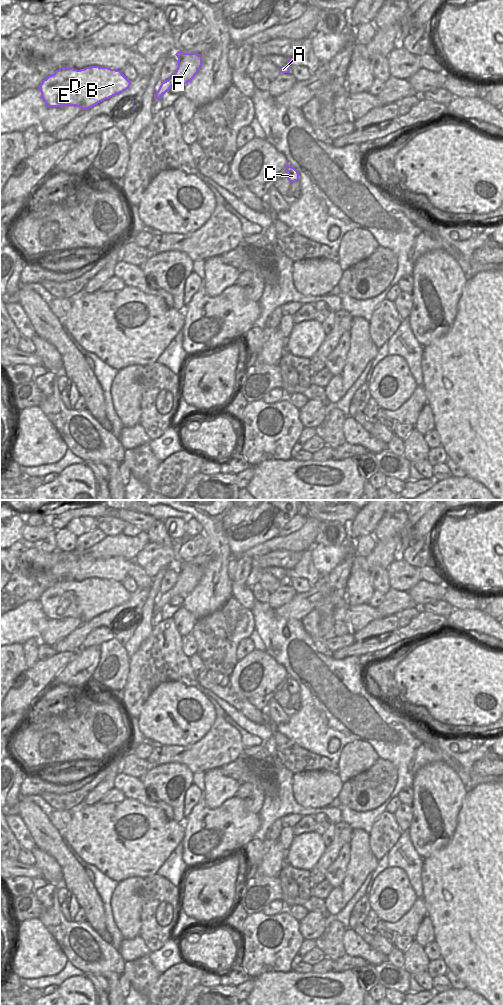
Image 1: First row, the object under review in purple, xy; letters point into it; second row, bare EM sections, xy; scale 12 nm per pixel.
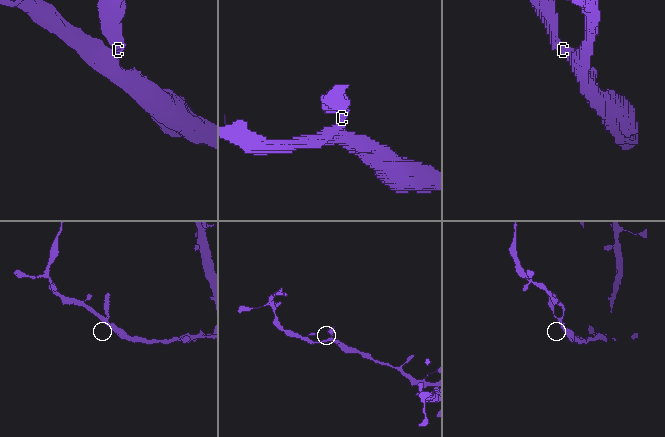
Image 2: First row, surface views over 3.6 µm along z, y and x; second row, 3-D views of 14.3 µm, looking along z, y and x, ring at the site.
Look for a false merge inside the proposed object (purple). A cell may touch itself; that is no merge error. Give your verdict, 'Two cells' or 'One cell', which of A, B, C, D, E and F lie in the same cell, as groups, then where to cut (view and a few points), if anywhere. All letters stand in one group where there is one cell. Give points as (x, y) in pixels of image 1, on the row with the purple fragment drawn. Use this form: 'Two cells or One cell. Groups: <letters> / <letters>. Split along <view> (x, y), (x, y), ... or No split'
One cell. Groups: A B C D E F. No split

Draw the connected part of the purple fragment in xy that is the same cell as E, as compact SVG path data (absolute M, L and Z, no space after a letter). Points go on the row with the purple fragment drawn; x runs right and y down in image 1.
M89 66L84 69L60 67L42 81L38 90L46 106L76 106L87 110L126 91L131 82L121 70Z

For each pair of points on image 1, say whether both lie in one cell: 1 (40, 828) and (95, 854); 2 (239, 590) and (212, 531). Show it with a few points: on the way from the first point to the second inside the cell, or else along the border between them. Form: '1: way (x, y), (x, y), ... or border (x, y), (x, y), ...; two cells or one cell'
1: border (61, 832), (61, 837), (64, 841); two cells
2: border (230, 581), (230, 591), (233, 596); two cells

